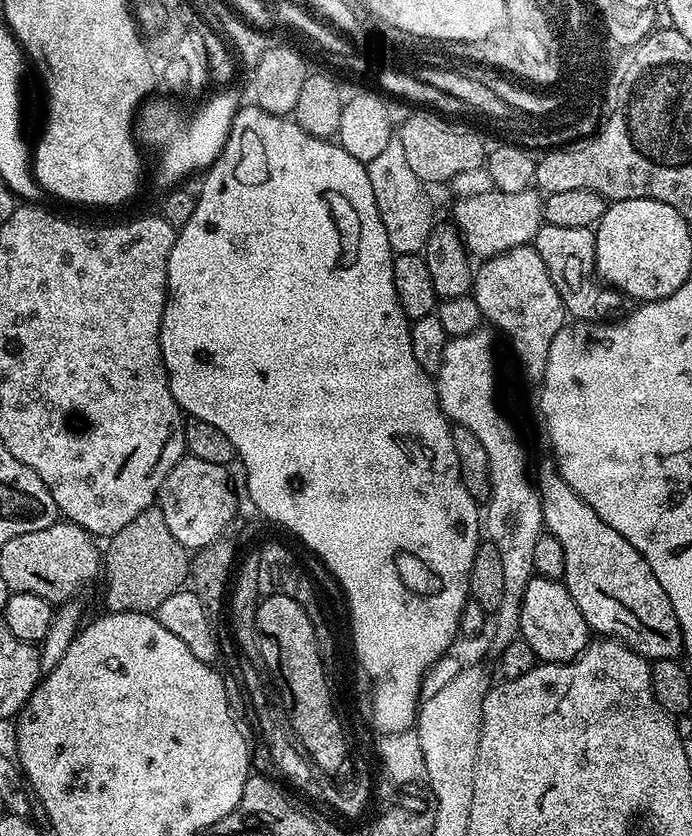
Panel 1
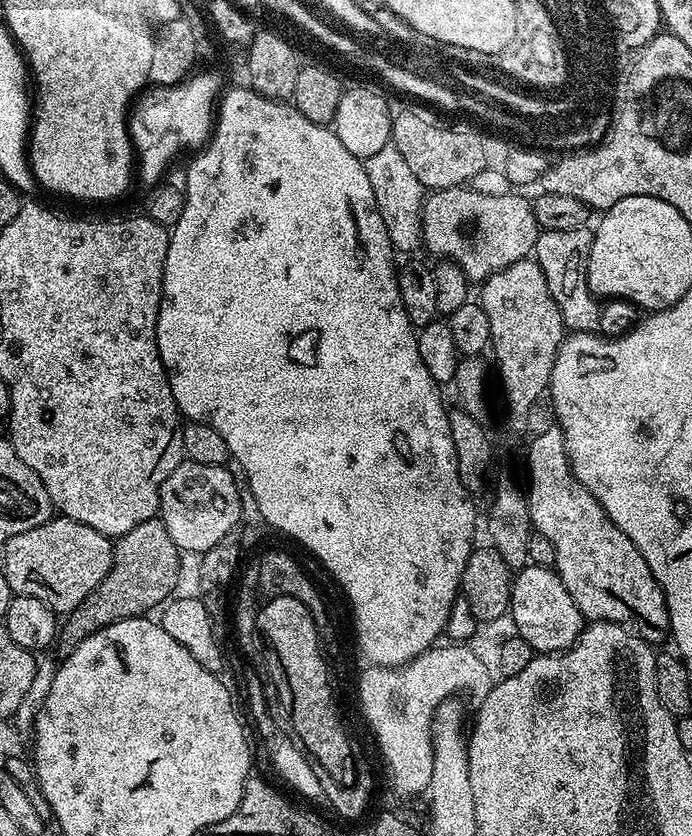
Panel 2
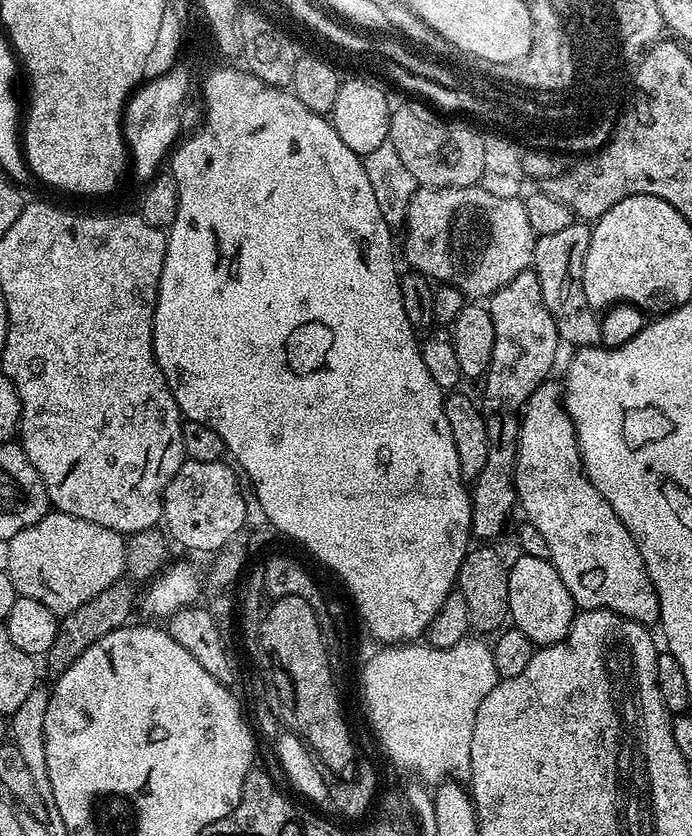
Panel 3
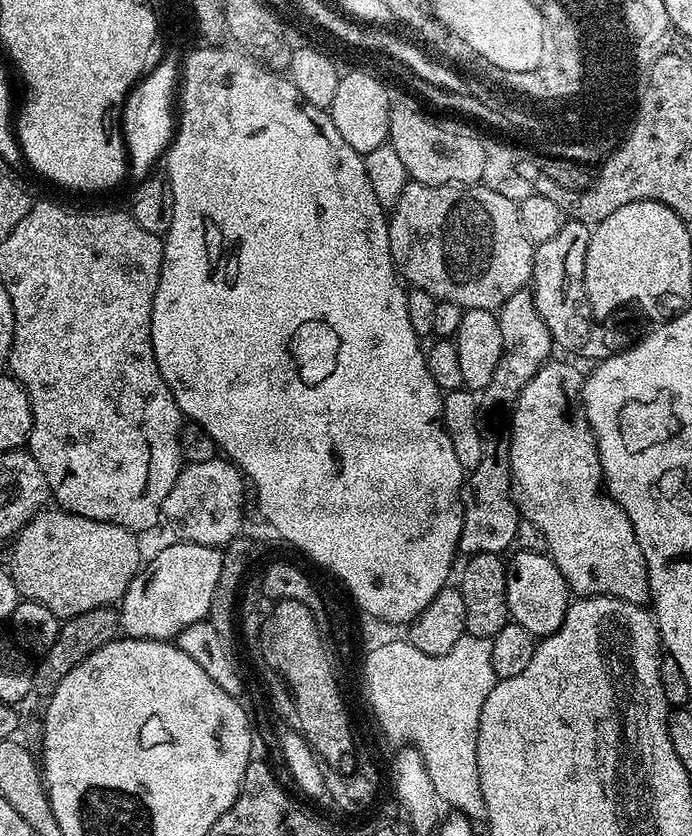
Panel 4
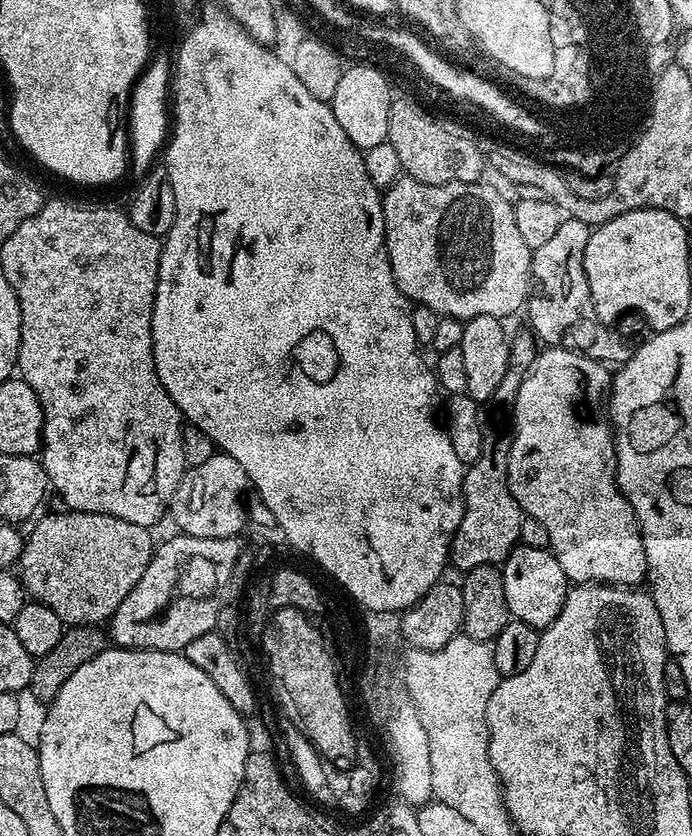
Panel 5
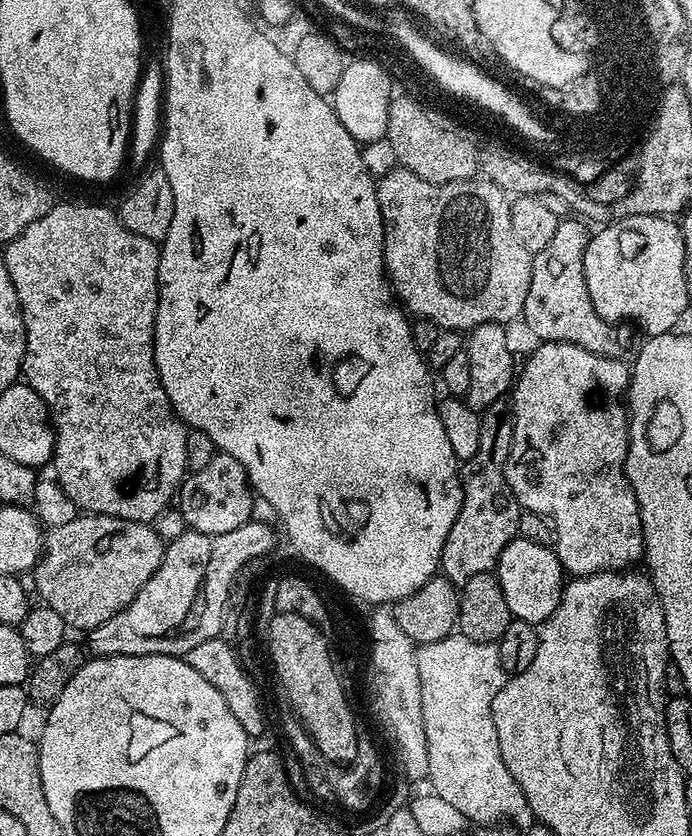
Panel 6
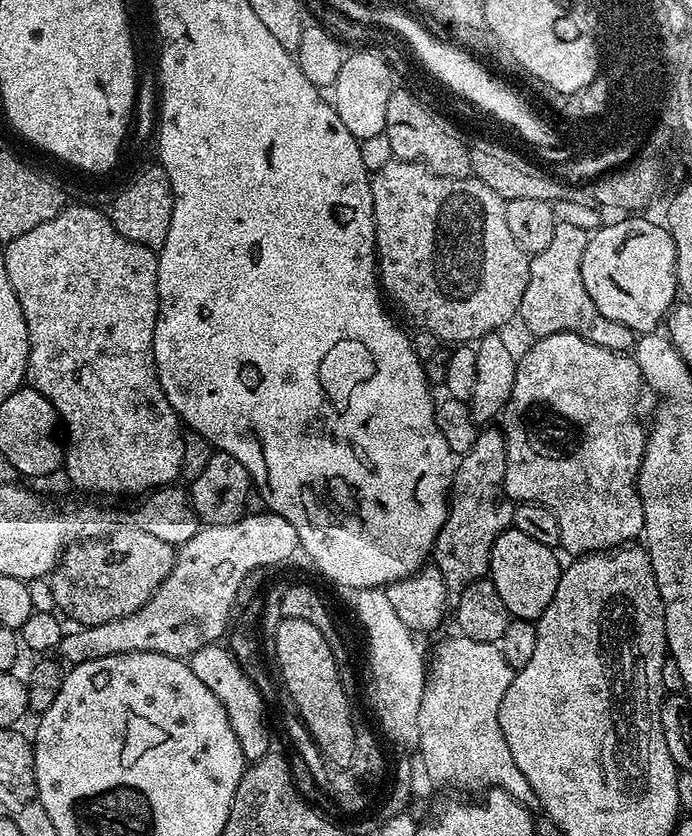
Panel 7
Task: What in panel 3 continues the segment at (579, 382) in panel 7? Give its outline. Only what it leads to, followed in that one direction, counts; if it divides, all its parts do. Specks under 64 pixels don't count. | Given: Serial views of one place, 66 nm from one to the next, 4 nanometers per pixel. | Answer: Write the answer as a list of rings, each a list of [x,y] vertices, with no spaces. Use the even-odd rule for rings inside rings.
[[[545,382],[530,394],[520,413],[520,437],[516,455],[516,479],[514,487],[519,507],[524,507],[523,519],[529,524],[538,526],[538,534],[546,538],[550,546],[548,559],[558,570],[566,590],[574,598],[577,609],[605,608],[645,626],[656,626],[660,623],[660,603],[658,594],[650,582],[650,574],[630,530],[614,514],[610,502],[598,494],[584,472],[584,463],[580,457],[578,438],[574,422],[562,403],[562,388],[559,383]]]

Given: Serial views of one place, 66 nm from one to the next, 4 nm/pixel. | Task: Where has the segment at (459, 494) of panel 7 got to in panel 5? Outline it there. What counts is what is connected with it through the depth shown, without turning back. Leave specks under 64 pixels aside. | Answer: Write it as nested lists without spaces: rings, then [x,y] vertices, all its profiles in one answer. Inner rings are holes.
[[[531,335],[511,337],[506,378],[498,382],[498,390],[494,390],[490,401],[492,409],[489,412],[487,409],[487,419],[483,421],[482,454],[478,454],[476,461],[464,469],[464,517],[456,527],[450,549],[451,567],[456,567],[460,574],[487,564],[503,565],[513,548],[520,544],[520,527],[526,517],[514,494],[510,494],[508,485],[512,434],[506,430],[506,421],[511,417],[518,386],[522,386],[529,368],[536,361],[537,351],[537,341]]]

